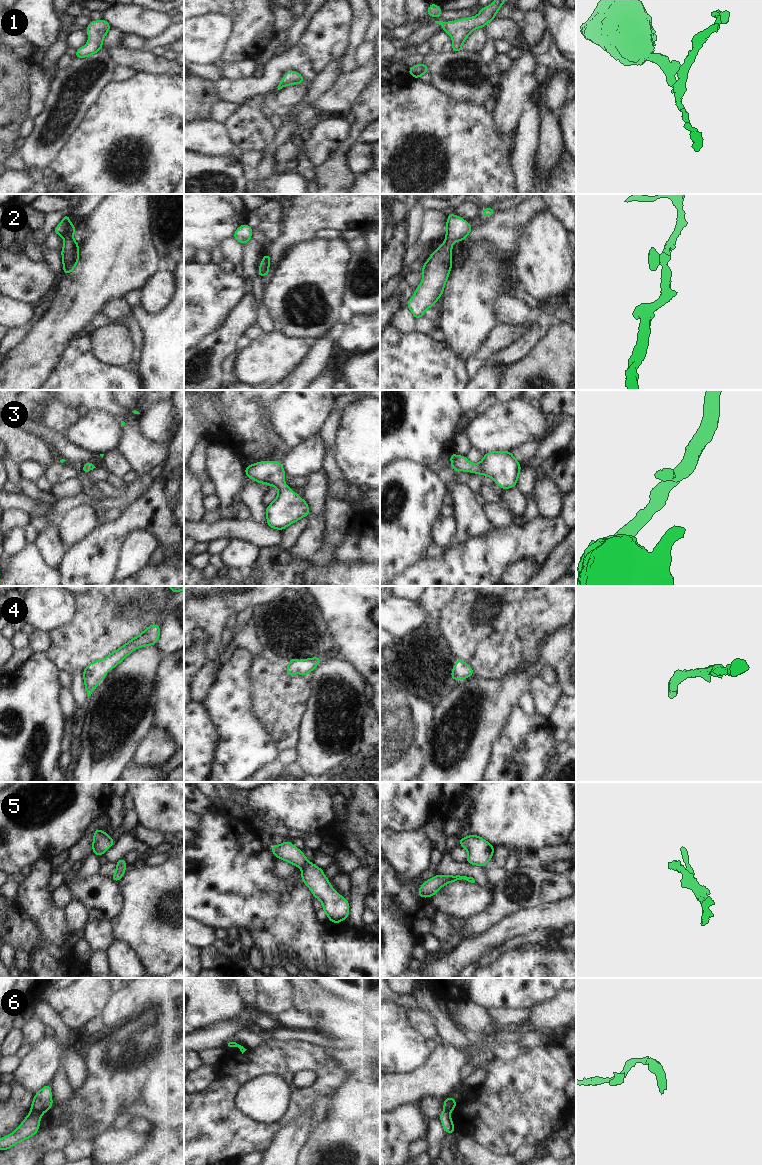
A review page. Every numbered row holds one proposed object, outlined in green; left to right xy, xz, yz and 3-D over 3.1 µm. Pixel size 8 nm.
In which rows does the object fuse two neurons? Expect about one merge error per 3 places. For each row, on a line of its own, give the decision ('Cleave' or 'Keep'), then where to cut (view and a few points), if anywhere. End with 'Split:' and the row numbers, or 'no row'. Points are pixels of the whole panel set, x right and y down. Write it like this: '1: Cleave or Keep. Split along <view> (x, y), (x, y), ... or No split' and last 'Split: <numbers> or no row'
1: Keep. No split
2: Keep. No split
3: Keep. No split
4: Keep. No split
5: Keep. No split
6: Cleave. Split along xy (31, 1109), (41, 1113)
Split: 6

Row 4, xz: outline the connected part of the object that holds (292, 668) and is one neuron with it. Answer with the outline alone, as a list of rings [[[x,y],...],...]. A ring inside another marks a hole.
[[[321,655],[318,657],[303,659],[297,661],[293,657],[290,658],[290,662],[286,667],[286,673],[292,676],[296,673],[300,673],[303,676],[307,676],[309,672],[314,670],[316,666],[321,662]]]

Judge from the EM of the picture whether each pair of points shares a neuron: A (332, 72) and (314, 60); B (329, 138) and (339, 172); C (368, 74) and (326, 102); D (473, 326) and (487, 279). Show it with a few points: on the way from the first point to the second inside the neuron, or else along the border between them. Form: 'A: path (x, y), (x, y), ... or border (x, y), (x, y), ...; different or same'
A: border (340, 59), (334, 60), (310, 82); different
B: border (350, 136), (328, 160), (317, 166); different
C: path (358, 81), (336, 99); same
D: path (473, 314), (473, 293), (475, 291); same

